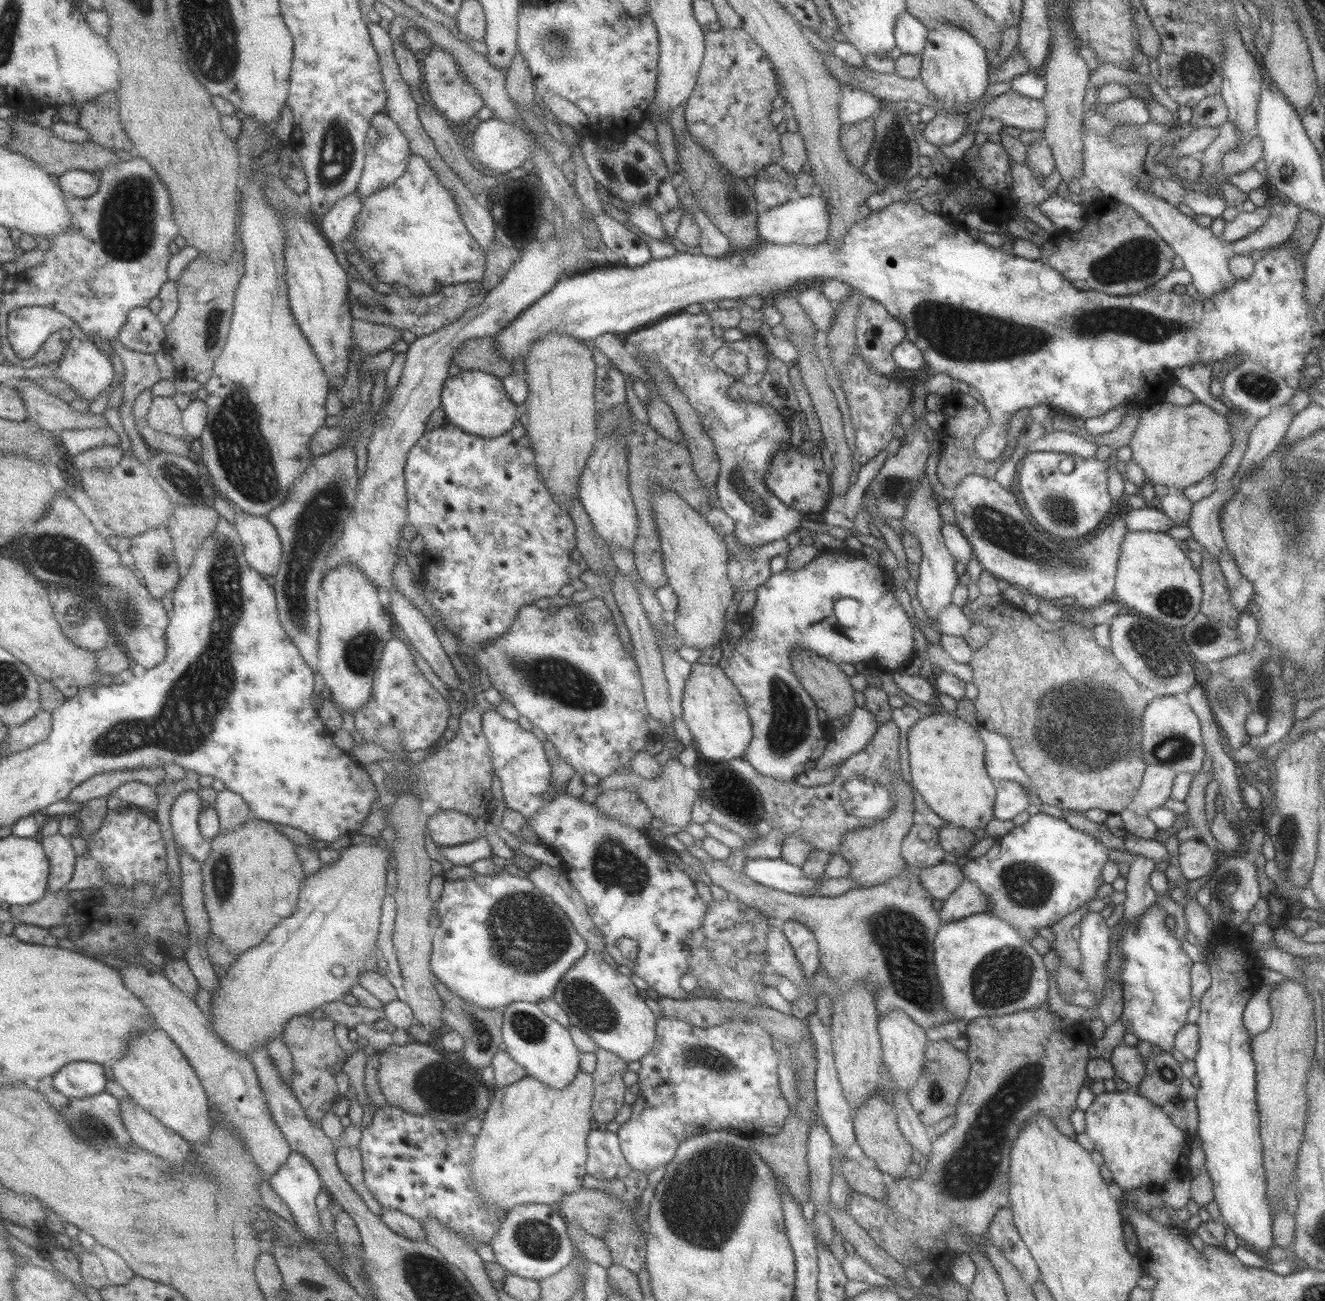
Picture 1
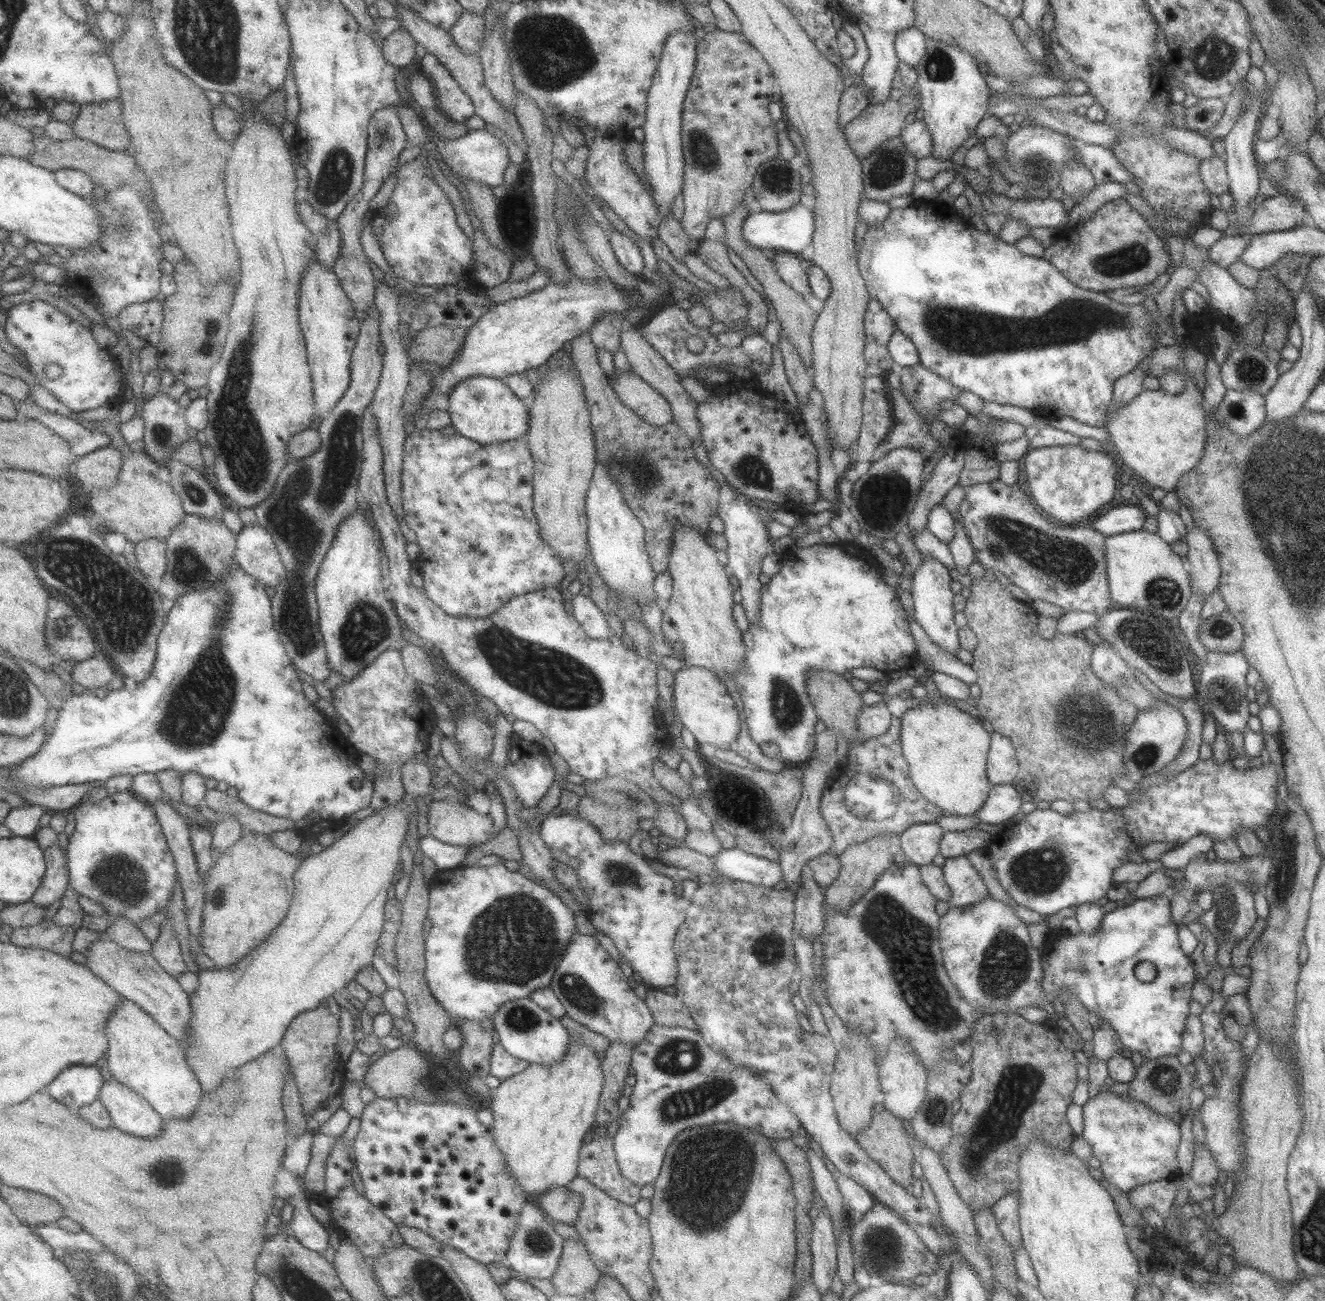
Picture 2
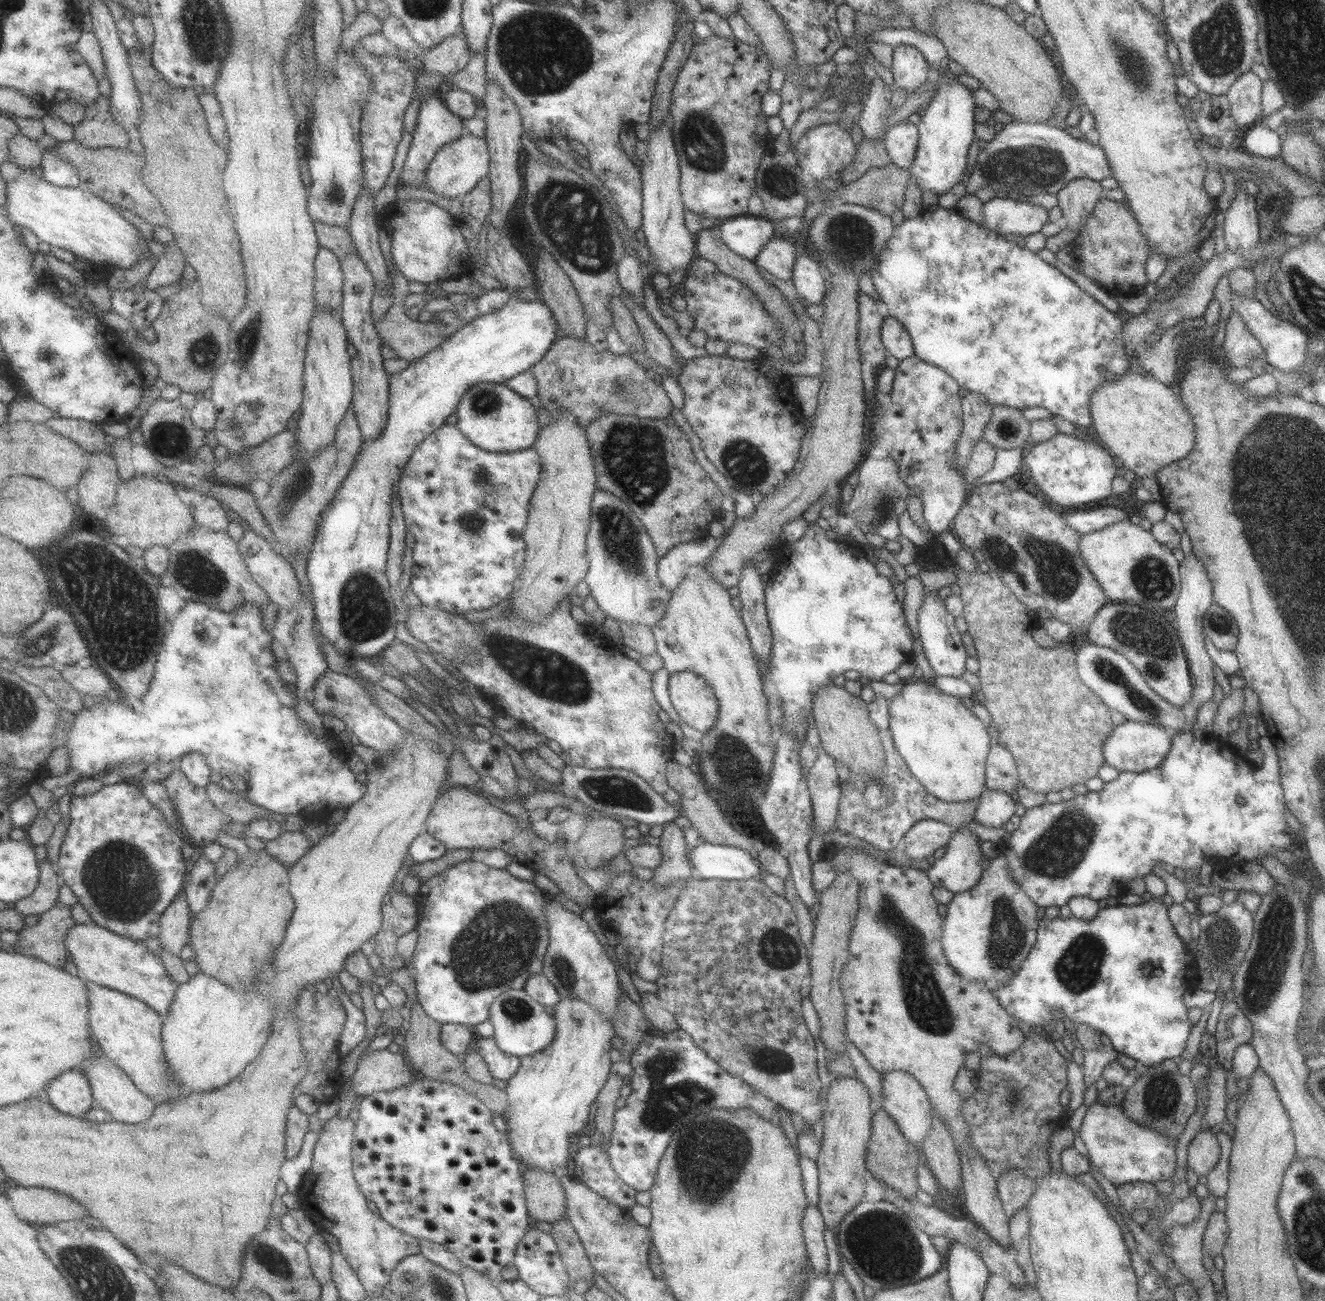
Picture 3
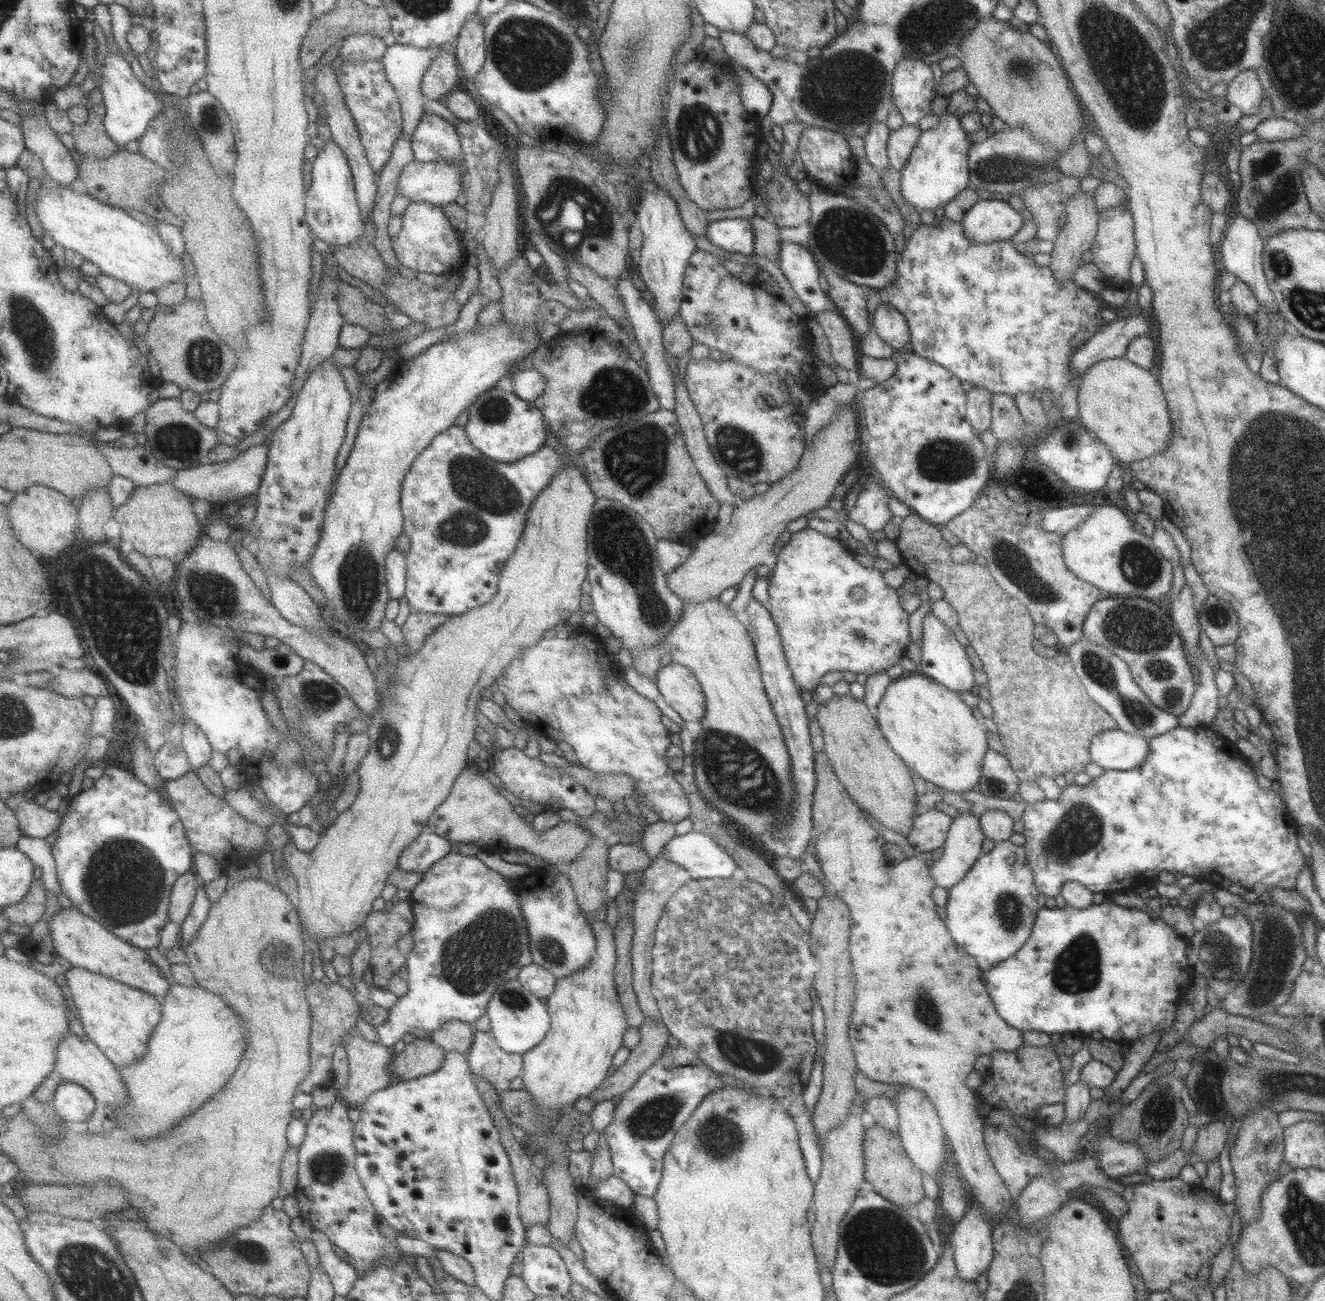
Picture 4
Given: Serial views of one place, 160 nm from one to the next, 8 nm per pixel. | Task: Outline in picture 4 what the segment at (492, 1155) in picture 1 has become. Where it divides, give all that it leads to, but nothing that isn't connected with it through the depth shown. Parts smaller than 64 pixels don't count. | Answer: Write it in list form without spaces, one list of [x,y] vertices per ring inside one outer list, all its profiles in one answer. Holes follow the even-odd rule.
[[[586,920],[594,936],[594,953],[583,968],[556,979],[554,991],[546,996],[549,1030],[535,1047],[522,1054],[521,1089],[530,1092],[545,1126],[541,1133],[528,1134],[524,1147],[531,1154],[539,1151],[535,1145],[535,1136],[551,1134],[555,1122],[566,1110],[573,1108],[573,1101],[579,1097],[587,1097],[603,1082],[607,1076],[607,1068],[612,1065],[613,1055],[621,1046],[621,1036],[628,1028],[625,1013],[618,1001],[614,979],[614,928],[603,920]]]

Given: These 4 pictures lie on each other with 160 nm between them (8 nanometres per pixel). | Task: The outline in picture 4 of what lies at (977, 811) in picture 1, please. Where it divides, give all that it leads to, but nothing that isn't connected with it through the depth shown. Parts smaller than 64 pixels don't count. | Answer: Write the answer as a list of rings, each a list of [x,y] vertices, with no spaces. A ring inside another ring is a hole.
[[[918,671],[904,673],[901,677],[892,679],[885,691],[873,711],[874,719],[888,747],[905,766],[911,772],[916,772],[922,780],[951,792],[975,788],[982,774],[985,751],[992,745],[987,730],[972,716],[971,709],[962,702],[960,696]]]

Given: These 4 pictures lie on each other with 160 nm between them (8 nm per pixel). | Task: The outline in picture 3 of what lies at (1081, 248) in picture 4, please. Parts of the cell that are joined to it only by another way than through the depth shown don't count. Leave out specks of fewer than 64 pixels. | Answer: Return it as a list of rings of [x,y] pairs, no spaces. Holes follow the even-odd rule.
[[[1074,179],[1067,182],[1056,197],[1066,228],[1079,234],[1095,204],[1103,197],[1103,190],[1097,181]]]

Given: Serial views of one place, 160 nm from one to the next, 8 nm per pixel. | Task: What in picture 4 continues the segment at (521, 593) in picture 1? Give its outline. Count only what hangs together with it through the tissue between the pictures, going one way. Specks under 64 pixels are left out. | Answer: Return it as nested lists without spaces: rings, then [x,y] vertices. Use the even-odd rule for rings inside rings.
[[[452,425],[446,432],[439,434],[434,439],[434,442],[430,444],[430,447],[418,456],[418,459],[414,462],[414,466],[411,467],[410,474],[406,476],[402,488],[402,507],[405,517],[404,532],[411,537],[411,548],[406,553],[408,575],[406,578],[405,596],[410,610],[412,612],[421,611],[435,614],[460,615],[478,607],[480,604],[489,602],[489,599],[498,590],[498,580],[501,576],[502,564],[510,558],[523,532],[526,514],[531,503],[543,488],[548,486],[560,470],[562,470],[562,456],[546,444],[543,444],[537,452],[529,456],[524,456],[515,462],[499,462],[491,460],[491,457],[479,452],[479,449],[476,449],[470,443],[463,427]]]

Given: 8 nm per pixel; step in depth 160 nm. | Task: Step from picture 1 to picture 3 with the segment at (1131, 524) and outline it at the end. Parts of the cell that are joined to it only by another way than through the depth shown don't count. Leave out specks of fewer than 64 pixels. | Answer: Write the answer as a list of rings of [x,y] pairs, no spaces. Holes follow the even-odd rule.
[[[1103,506],[1103,508],[1093,508],[1093,510],[1067,510],[1063,518],[1069,528],[1073,528],[1081,535],[1099,530],[1112,522],[1129,519],[1123,509],[1117,510],[1113,506]]]

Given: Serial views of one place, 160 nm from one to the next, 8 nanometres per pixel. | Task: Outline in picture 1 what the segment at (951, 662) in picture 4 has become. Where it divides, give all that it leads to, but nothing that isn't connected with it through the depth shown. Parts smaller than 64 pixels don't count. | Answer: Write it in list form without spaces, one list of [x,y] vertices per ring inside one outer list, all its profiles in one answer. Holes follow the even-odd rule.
[[[924,473],[922,480],[912,490],[901,521],[904,526],[904,533],[911,533],[916,536],[922,554],[921,560],[917,565],[916,598],[921,608],[923,608],[925,616],[932,619],[933,630],[940,634],[936,616],[942,608],[945,608],[945,606],[951,603],[951,593],[953,592],[953,588],[957,586],[958,577],[953,569],[953,562],[955,560],[946,549],[941,533],[939,532],[940,522],[943,520],[938,513],[938,501],[932,498],[932,492]]]

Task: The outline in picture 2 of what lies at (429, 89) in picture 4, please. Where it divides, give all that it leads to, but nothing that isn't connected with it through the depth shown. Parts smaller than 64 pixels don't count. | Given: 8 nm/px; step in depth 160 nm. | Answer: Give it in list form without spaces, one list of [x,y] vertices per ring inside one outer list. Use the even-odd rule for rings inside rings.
[[[463,10],[462,16],[453,27],[449,28],[455,46],[458,46],[463,52],[476,53],[484,41],[483,38],[483,14],[473,14]]]

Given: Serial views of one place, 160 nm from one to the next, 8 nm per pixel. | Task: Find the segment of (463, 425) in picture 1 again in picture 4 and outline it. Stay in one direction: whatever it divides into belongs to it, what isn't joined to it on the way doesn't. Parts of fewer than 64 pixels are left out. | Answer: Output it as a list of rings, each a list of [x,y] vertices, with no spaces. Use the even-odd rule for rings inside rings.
[[[493,386],[474,399],[467,408],[468,419],[463,428],[470,443],[491,460],[515,462],[537,452],[545,441],[543,415],[534,405],[521,400],[515,393]]]

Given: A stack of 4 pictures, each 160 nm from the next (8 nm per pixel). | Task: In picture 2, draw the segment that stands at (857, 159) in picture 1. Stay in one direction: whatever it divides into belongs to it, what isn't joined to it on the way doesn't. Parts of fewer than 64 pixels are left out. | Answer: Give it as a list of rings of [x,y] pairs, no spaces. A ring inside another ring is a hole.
[[[903,94],[898,100],[872,103],[844,127],[844,137],[853,155],[861,162],[886,140],[900,134],[905,116],[915,110],[916,100]]]

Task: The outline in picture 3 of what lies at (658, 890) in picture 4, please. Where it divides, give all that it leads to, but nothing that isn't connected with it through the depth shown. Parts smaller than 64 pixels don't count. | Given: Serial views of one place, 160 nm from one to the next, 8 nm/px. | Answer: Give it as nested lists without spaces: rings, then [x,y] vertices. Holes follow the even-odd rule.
[[[665,823],[658,839],[661,860],[652,869],[650,882],[654,886],[666,886],[676,880],[685,880],[691,874],[692,868],[686,859],[683,828]]]

